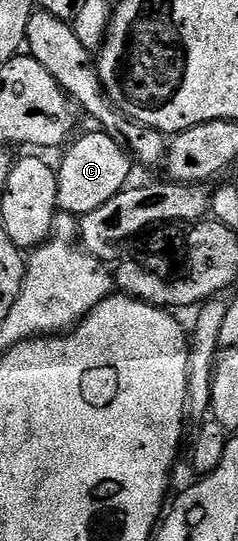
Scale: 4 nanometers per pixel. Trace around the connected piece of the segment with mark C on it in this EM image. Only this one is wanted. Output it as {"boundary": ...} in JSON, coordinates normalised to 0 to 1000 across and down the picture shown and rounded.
{"boundary":[[[433,242],[399,244],[328,255],[319,262],[307,259],[265,277],[273,279],[269,292],[256,294],[235,312],[235,336],[244,338],[235,377],[248,392],[256,396],[307,394],[307,403],[319,405],[349,401],[361,394],[412,390],[429,375],[521,355],[542,340],[538,325],[555,320],[555,305],[563,307],[559,292],[534,274],[492,255]]]}

